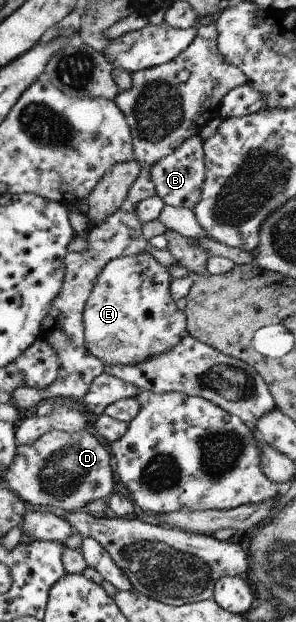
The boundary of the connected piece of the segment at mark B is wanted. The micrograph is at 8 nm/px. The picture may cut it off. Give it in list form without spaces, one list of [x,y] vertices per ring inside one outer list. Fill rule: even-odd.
[[[200,134],[189,136],[171,154],[165,156],[149,168],[148,177],[156,195],[165,205],[192,209],[199,202],[201,185],[204,179],[202,140]]]

